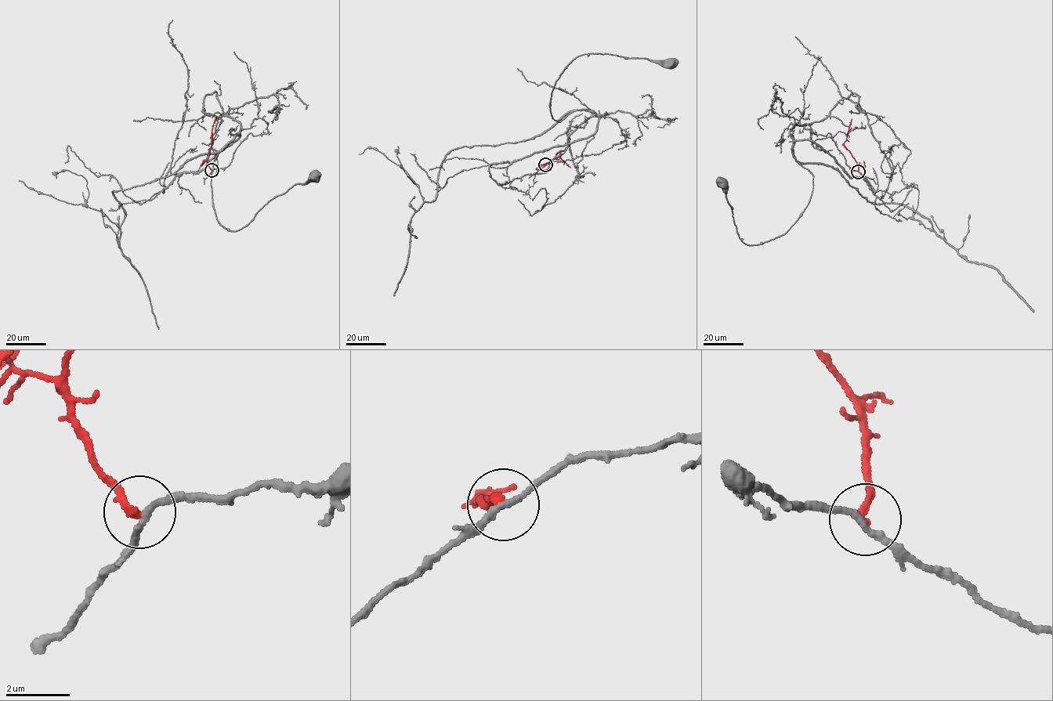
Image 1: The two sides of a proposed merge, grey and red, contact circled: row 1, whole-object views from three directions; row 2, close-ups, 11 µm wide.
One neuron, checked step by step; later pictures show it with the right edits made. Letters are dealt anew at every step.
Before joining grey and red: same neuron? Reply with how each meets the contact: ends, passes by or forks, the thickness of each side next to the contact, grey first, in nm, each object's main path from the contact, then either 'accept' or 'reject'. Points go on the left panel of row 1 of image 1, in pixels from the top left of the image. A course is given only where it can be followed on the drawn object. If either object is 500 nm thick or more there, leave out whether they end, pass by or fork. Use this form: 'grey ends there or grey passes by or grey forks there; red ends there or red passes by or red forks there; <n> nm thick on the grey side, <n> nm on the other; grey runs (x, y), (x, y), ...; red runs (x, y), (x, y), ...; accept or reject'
grey passes by; red ends there; 190 nm thick on the grey side, 240 nm on the other; grey runs (211, 170), (229, 166), (267, 123), (255, 118), (214, 161), (212, 205), (234, 231), (313, 176); red runs (211, 170), (208, 160), (212, 141), (211, 128), (217, 117); reject

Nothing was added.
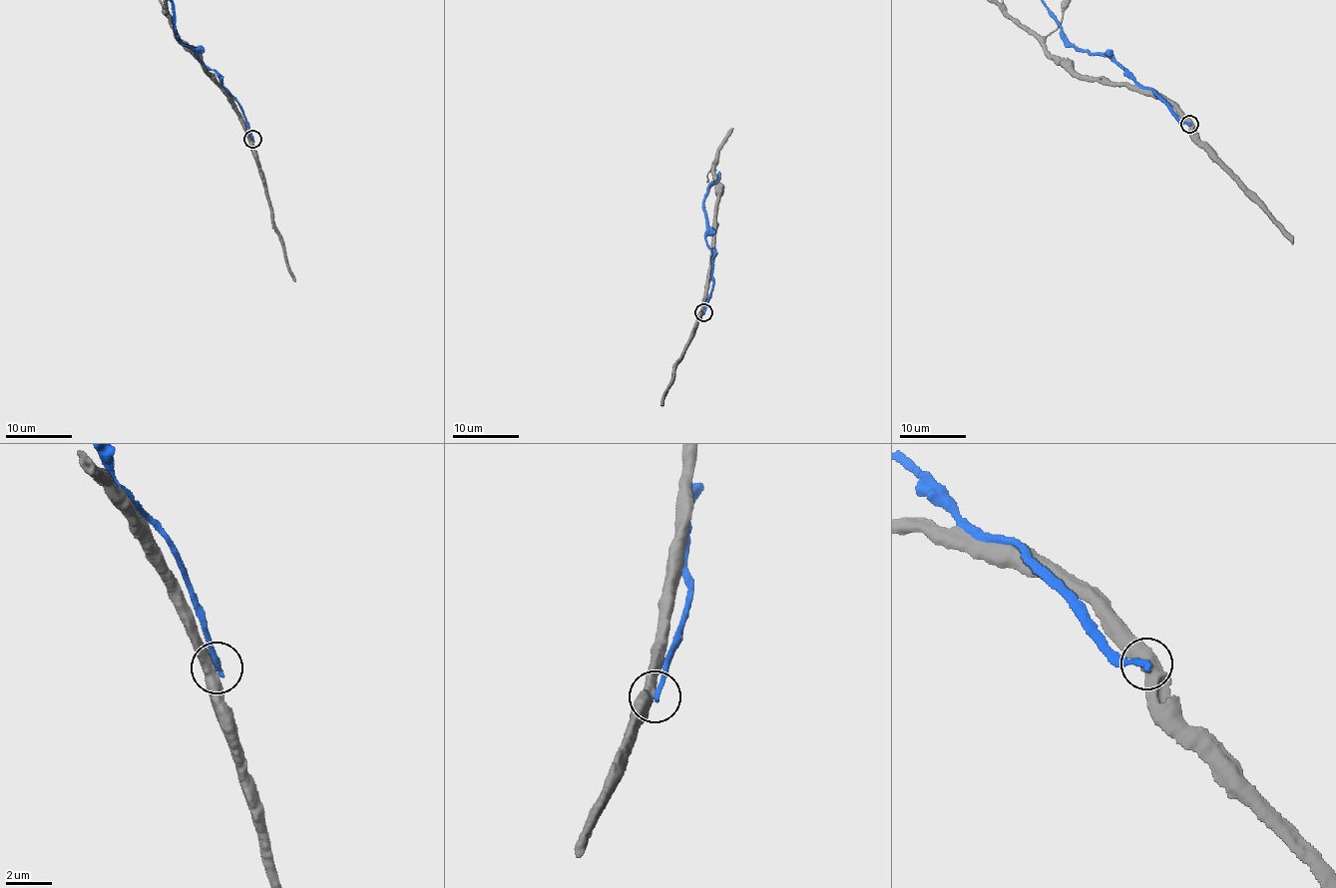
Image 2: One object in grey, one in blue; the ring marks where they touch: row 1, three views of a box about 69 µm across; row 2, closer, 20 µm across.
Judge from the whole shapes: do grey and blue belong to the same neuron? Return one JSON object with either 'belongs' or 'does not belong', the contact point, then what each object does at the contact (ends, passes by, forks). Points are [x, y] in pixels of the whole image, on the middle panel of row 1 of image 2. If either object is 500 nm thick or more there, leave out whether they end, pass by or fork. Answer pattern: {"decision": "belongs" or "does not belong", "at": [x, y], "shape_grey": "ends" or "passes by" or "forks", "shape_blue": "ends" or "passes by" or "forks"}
{"decision": "does not belong", "at": [703, 312]}

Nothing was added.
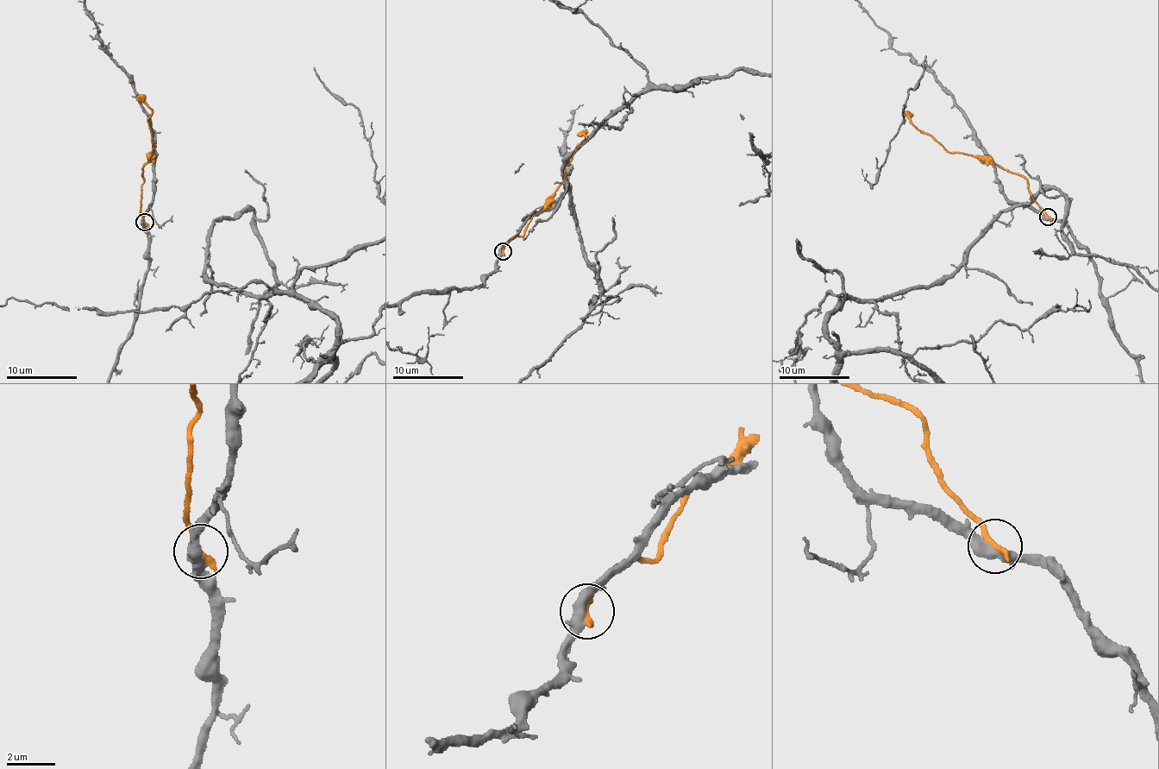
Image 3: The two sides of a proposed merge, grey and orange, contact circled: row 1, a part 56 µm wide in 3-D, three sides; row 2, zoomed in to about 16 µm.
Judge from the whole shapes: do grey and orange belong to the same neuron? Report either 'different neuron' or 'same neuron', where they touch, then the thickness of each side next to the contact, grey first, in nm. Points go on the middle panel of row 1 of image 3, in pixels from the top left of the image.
different neuron; place (503, 251); calibres 480 and 300 nm

